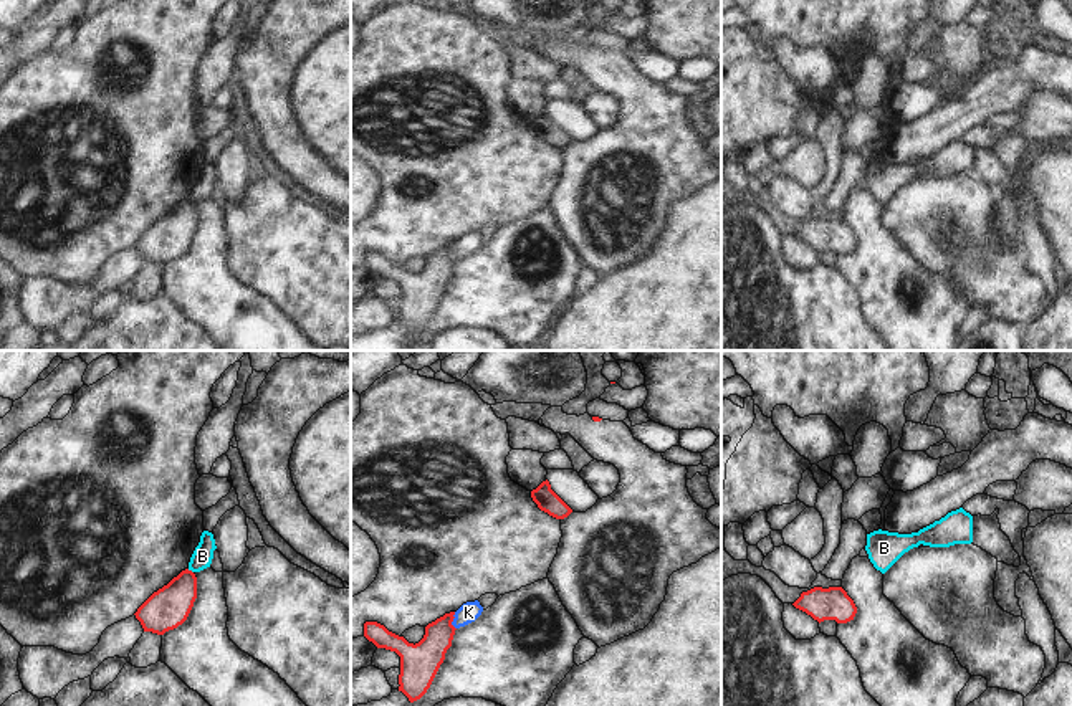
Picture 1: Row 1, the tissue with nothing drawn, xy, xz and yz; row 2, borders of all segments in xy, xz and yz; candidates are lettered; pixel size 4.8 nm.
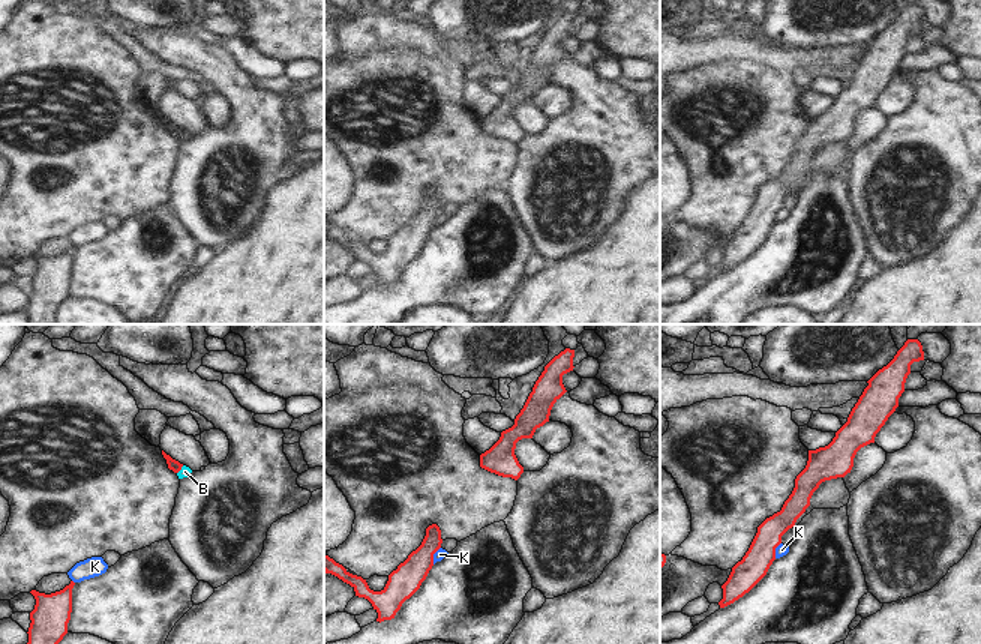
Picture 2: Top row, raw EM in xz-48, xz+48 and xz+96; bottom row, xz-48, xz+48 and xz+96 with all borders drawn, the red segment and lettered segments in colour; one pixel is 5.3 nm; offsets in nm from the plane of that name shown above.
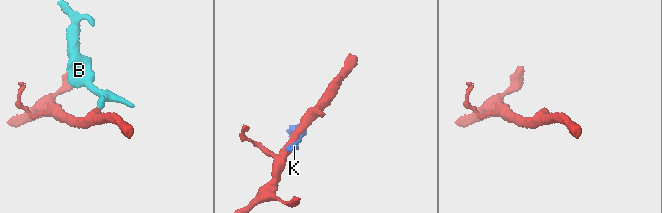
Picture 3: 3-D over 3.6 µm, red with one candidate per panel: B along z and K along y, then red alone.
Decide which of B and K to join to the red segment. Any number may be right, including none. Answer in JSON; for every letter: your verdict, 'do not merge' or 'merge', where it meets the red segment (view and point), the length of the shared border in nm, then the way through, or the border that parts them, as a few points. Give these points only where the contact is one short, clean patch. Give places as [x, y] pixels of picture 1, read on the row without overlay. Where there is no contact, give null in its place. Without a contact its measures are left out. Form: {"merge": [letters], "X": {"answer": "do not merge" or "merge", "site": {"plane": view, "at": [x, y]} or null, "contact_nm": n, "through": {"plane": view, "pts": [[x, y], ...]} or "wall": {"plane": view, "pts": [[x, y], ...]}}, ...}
{"merge": [], "B": {"answer": "do not merge", "site": {"plane": "xy", "at": [191, 200]}, "contact_nm": 40, "wall": {"plane": "xy", "pts": [[187, 199], [192, 202]]}}, "K": {"answer": "do not merge", "site": {"plane": "xz", "at": [452, 250]}, "contact_nm": 90, "wall": {"plane": "xz", "pts": [[454, 242], [452, 253], [455, 258]]}}}

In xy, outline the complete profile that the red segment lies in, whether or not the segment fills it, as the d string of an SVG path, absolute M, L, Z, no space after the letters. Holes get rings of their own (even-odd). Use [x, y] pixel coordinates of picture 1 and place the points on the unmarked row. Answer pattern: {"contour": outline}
{"contour": "M185 198L154 222L134 243L144 261L164 265L182 255L197 228L197 207Z"}

